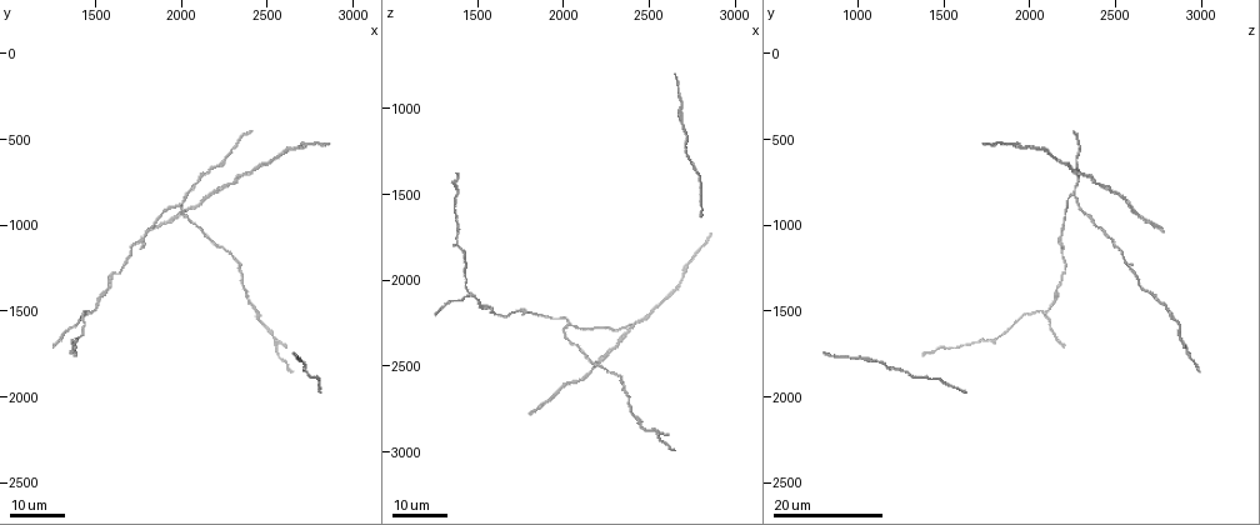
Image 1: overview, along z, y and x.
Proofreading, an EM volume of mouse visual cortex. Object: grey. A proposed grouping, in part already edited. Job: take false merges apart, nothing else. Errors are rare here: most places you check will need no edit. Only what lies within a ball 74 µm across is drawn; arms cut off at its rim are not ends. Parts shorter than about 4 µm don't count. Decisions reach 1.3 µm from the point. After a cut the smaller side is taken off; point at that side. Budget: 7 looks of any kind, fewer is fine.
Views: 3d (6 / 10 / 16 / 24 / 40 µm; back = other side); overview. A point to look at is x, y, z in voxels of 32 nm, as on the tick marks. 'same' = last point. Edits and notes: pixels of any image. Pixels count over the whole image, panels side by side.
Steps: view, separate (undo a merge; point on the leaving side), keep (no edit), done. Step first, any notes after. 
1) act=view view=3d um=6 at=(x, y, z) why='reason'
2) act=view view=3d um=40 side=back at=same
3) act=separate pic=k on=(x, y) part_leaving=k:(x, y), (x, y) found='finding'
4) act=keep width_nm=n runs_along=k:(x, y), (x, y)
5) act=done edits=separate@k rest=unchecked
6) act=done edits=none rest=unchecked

act=view view=3d um=16 at=(2540, 1700, 2900) why='calibre changes'

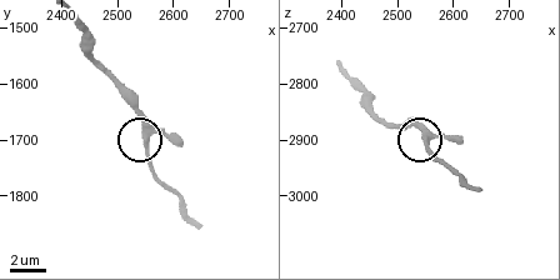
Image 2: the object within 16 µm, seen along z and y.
act=view view=3d um=10 at=(2555, 1700, 2895)

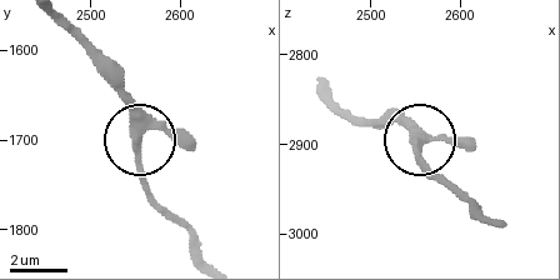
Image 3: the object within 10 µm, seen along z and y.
act=keep width_nm=260 runs_along=3:(61, 23), (123, 101), (143, 145), (146, 193) found='continuous, no second neuron'

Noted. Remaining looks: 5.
act=view view=3d um=16 at=(2040, 800, 2260)

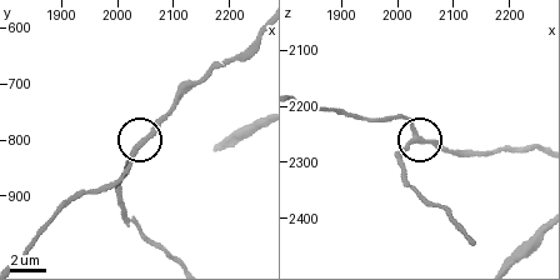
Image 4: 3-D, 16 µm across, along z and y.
act=view view=3d um=6 at=(2030, 820, 2250)

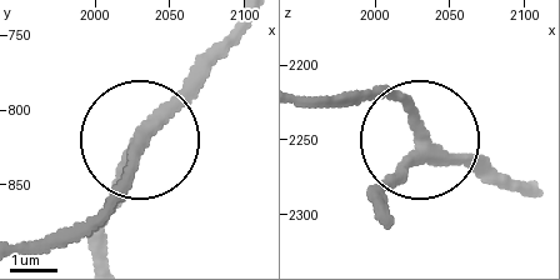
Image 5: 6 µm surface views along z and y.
act=keep found='continuous, no second neuron'

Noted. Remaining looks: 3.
act=view view=3d um=16 at=(2240, 660, 2280)

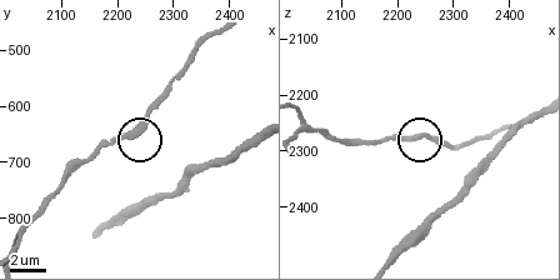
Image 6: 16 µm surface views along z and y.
act=view view=3d um=6 at=(2245, 640, 2270) why='zoom in'

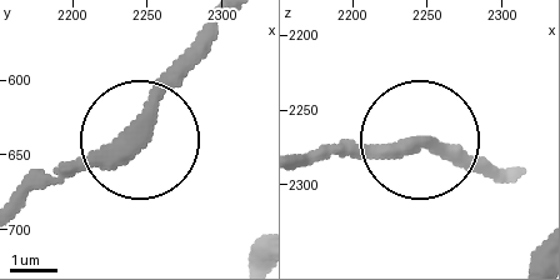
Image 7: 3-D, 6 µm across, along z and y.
act=view view=3d um=6 side=back at=(2246, 640, 2272) why='other side'

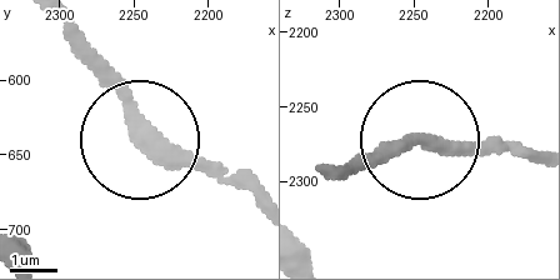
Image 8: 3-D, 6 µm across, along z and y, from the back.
act=keep runs_along=8:(259, 203), (151, 154), (131, 95), (68, 23) found='all the same neuron'

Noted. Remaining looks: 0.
act=done edits=none rest=unchecked

